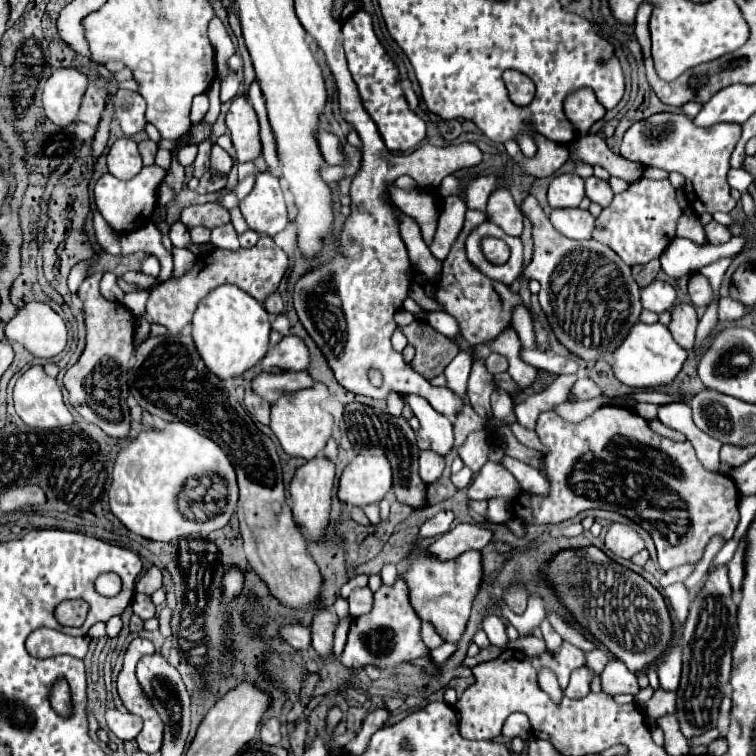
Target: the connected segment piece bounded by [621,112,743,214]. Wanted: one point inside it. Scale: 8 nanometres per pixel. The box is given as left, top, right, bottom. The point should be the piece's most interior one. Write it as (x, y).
(670, 141)

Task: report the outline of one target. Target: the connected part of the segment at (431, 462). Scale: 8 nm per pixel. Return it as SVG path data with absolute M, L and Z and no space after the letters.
M431 450L421 452L421 458L419 458L419 474L421 474L421 480L425 484L433 484L443 474L443 468L445 468L443 456L439 456L439 454L431 452Z

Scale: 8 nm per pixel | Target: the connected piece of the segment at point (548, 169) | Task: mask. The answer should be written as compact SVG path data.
M531 132L531 136L537 142L537 154L533 158L525 158L521 154L517 138L505 142L505 150L509 152L511 158L515 158L523 166L523 170L527 174L533 174L537 178L553 176L553 172L559 170L565 164L565 160L569 158L567 146L557 144L557 142L551 142L551 140L547 140L547 138L543 138L541 134L535 134L535 132Z

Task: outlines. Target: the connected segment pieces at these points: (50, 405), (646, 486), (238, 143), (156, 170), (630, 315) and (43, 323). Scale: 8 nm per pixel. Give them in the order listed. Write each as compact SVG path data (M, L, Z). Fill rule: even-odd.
M31 366L13 388L15 412L31 428L59 428L73 422L61 388L55 378L43 372L43 366Z
M609 404L577 424L561 420L555 412L543 412L537 428L541 444L549 450L541 458L549 494L519 494L515 498L513 512L523 524L557 524L589 508L615 510L651 534L663 572L697 562L711 536L721 534L725 540L733 536L739 522L735 482L725 474L705 470L691 442L675 442L655 434L635 410ZM681 520L687 520L687 530L675 536L673 544L667 532L673 532L671 528Z
M245 94L235 96L227 112L227 130L237 150L237 162L253 162L261 156L259 118Z
M157 164L153 166L145 166L135 178L131 180L119 180L113 174L103 174L97 184L95 184L95 204L101 212L101 216L105 218L105 222L117 232L117 234L127 234L137 230L145 220L153 218L153 210L157 206L157 190L159 184L165 178L165 170Z
M527 196L521 202L521 212L533 226L533 258L525 266L519 282L511 284L511 290L519 292L523 280L535 278L541 284L539 304L549 320L549 326L557 340L575 356L585 362L609 358L619 342L627 338L631 326L639 322L643 310L639 302L639 286L619 256L597 240L569 240L559 234L535 196Z
M29 302L5 326L9 342L21 344L35 358L53 358L67 346L67 328L47 304Z

